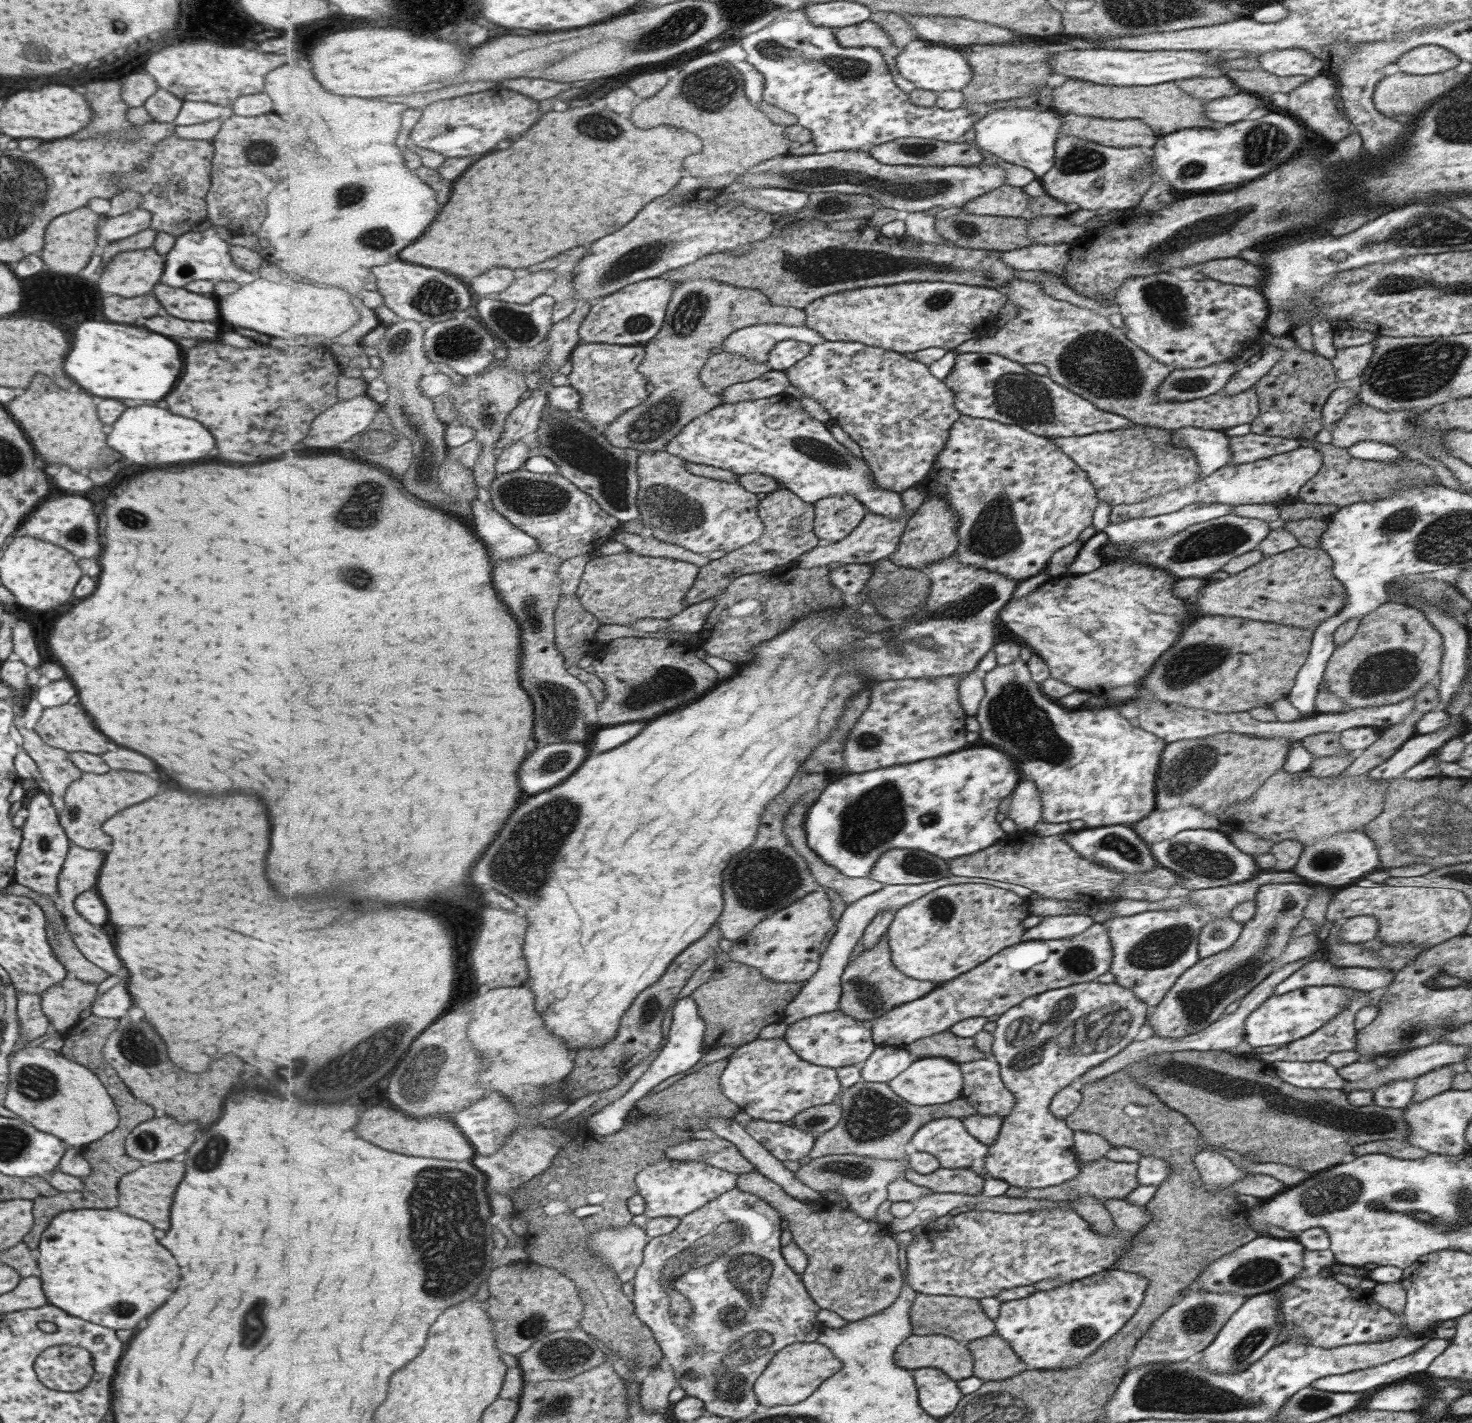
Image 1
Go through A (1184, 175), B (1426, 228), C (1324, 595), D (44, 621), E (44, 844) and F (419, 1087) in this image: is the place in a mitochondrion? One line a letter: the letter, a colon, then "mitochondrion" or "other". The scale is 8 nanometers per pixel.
A: mitochondrion
B: mitochondrion
C: mitochondrion
D: other
E: mitochondrion
F: mitochondrion

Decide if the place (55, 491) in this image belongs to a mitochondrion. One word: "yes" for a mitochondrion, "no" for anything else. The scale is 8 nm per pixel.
no

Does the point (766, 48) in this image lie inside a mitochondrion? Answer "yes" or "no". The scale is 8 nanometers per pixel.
yes

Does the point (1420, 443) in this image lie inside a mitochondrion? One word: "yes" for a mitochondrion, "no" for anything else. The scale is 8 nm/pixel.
no

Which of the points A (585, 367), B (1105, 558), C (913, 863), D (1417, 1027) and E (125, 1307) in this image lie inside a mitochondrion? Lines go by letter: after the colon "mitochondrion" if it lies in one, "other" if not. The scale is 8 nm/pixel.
A: other
B: other
C: mitochondrion
D: mitochondrion
E: mitochondrion

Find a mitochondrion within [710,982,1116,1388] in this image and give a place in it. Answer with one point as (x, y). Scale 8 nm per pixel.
(873, 1116)

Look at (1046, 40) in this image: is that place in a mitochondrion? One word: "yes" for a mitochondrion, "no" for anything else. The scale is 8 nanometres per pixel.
no

